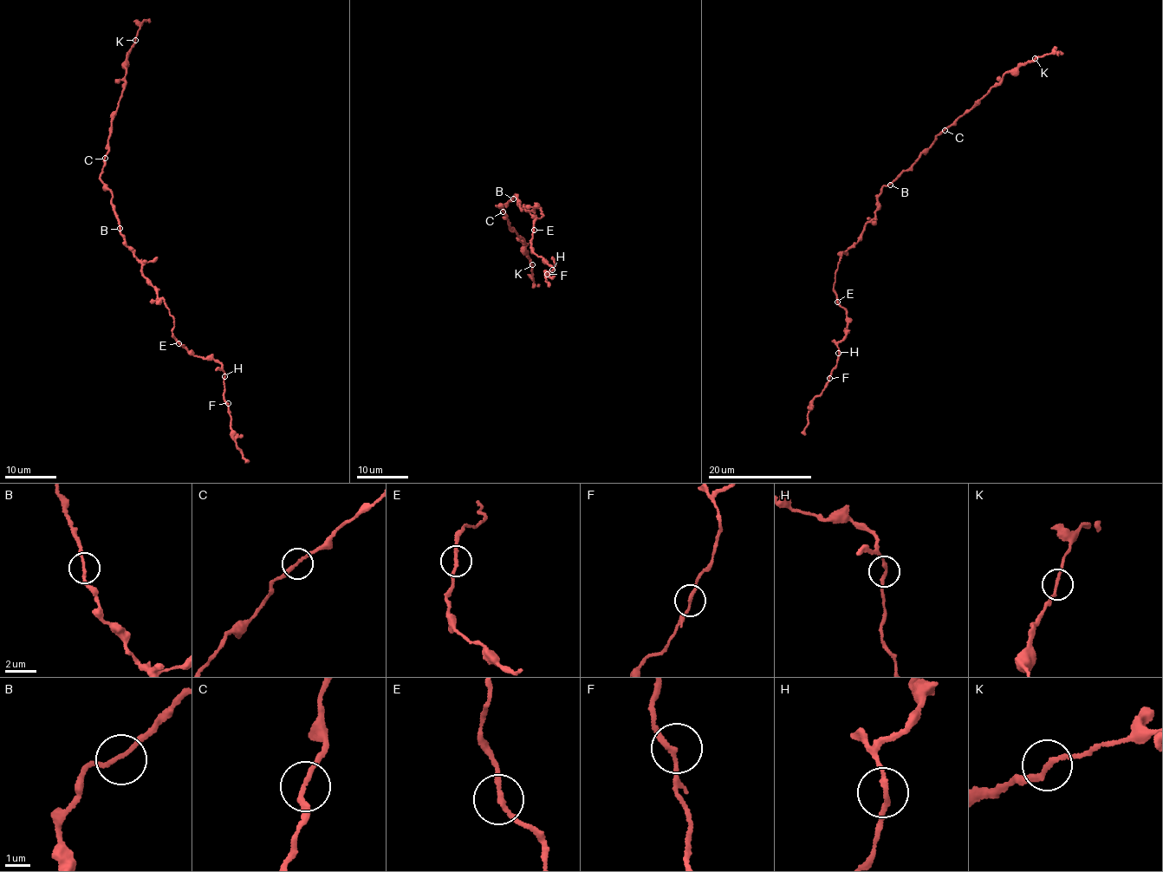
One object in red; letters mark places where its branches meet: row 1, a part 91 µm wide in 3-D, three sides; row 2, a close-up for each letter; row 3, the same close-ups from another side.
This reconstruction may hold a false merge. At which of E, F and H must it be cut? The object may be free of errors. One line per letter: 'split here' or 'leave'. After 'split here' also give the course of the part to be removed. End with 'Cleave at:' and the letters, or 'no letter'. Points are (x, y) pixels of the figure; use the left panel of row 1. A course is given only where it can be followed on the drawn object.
E: leave
F: leave
H: leave
Cleave at: no letter

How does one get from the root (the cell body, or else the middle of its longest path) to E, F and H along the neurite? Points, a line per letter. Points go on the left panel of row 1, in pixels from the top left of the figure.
E: (133, 252), (140, 261), (144, 276), (154, 287), (158, 298), (173, 317), (172, 336), (178, 343)
F: (133, 252), (173, 317), (175, 341), (196, 355), (220, 364), (228, 403)
H: (133, 252), (140, 261), (144, 276), (173, 317), (175, 341), (196, 355), (218, 361), (224, 376)

